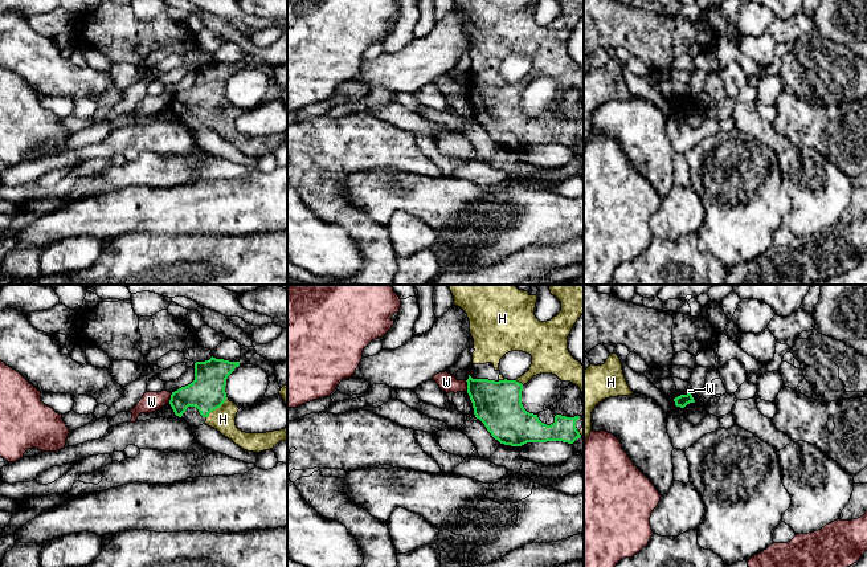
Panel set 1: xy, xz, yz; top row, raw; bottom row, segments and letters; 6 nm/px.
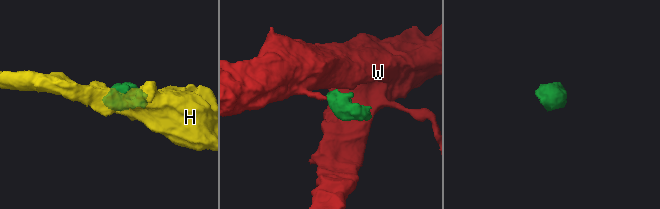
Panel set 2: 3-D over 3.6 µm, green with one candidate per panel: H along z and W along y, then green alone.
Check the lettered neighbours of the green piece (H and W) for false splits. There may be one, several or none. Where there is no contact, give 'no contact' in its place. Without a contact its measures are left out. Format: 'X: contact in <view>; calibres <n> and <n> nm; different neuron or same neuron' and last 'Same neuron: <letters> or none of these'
H: contact in xy; calibres 220 and 150 nm; same neuron
W: contact in xz; calibres 280 and 110 nm; different neuron
Same neuron: H

